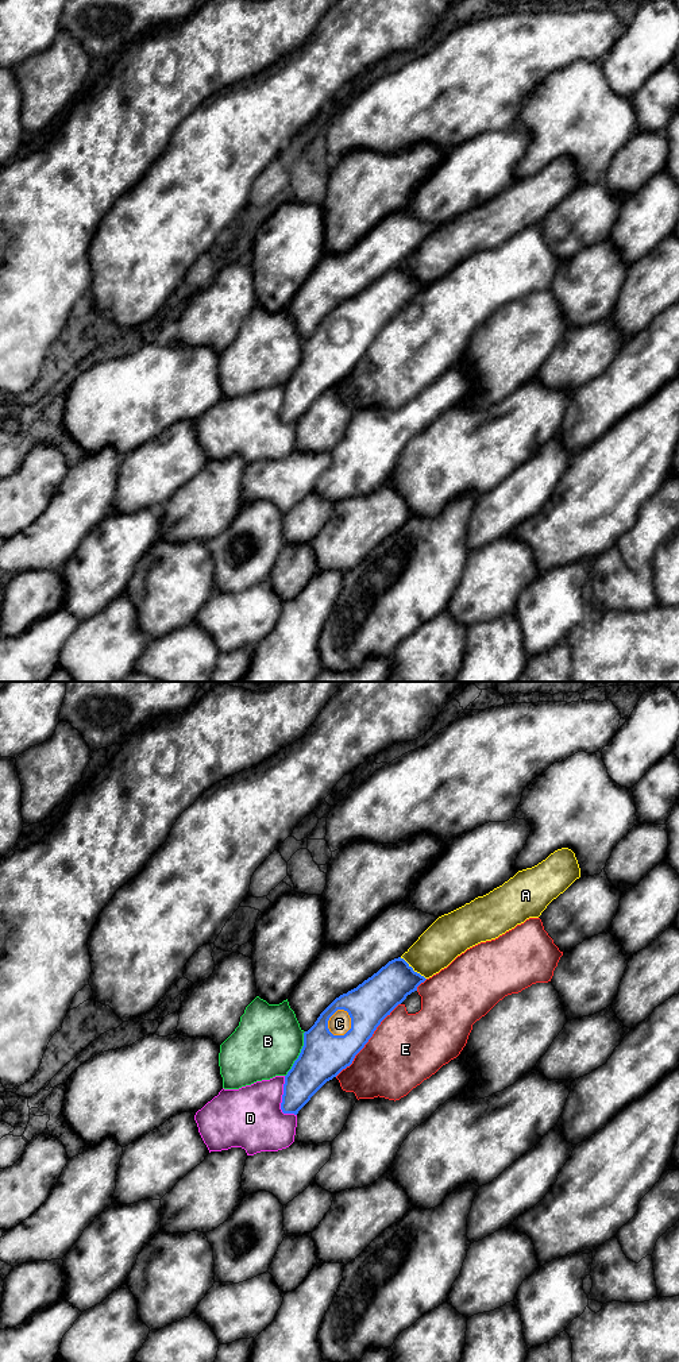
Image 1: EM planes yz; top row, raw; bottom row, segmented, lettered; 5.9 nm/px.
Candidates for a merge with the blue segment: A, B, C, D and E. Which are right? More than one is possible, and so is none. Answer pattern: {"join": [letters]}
{"join": ["C"]}

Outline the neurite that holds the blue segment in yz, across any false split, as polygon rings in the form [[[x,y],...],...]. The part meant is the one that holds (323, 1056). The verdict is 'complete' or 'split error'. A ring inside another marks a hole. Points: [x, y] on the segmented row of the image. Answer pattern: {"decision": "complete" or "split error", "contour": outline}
{"decision": "split error", "contour": [[[401,957],[336,998],[304,1033],[304,1046],[285,1076],[281,1110],[294,1114],[364,1047],[381,1022],[427,979]]]}

